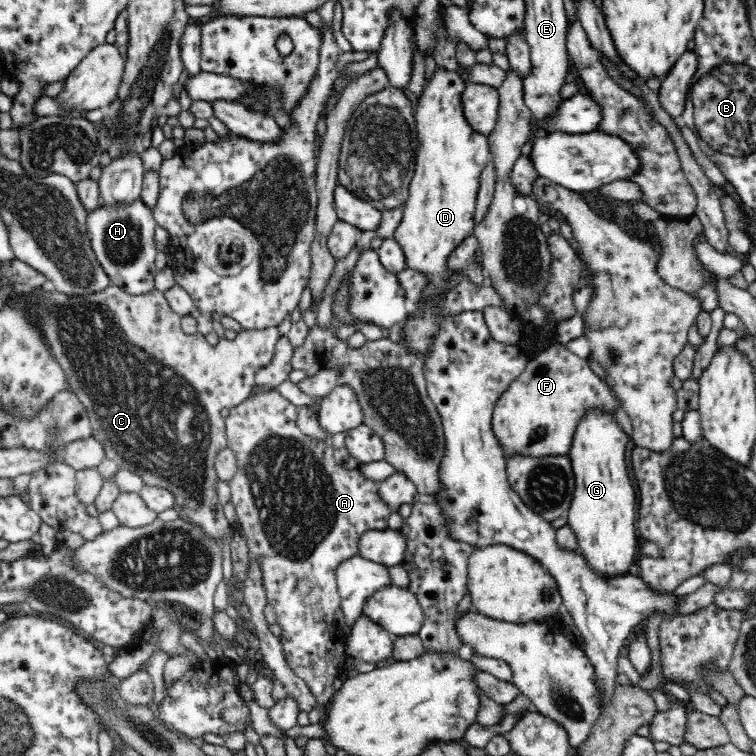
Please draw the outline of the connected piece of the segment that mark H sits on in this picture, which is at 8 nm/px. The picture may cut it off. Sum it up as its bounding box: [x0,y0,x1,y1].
[87,199,159,294]

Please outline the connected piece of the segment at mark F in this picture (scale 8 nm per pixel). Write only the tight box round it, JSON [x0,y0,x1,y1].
[492,343,615,460]

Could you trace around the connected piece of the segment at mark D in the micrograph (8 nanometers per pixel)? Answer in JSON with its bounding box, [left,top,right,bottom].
[393,69,490,364]

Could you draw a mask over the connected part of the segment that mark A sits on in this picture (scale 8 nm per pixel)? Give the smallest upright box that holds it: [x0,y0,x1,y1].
[225,389,391,706]

